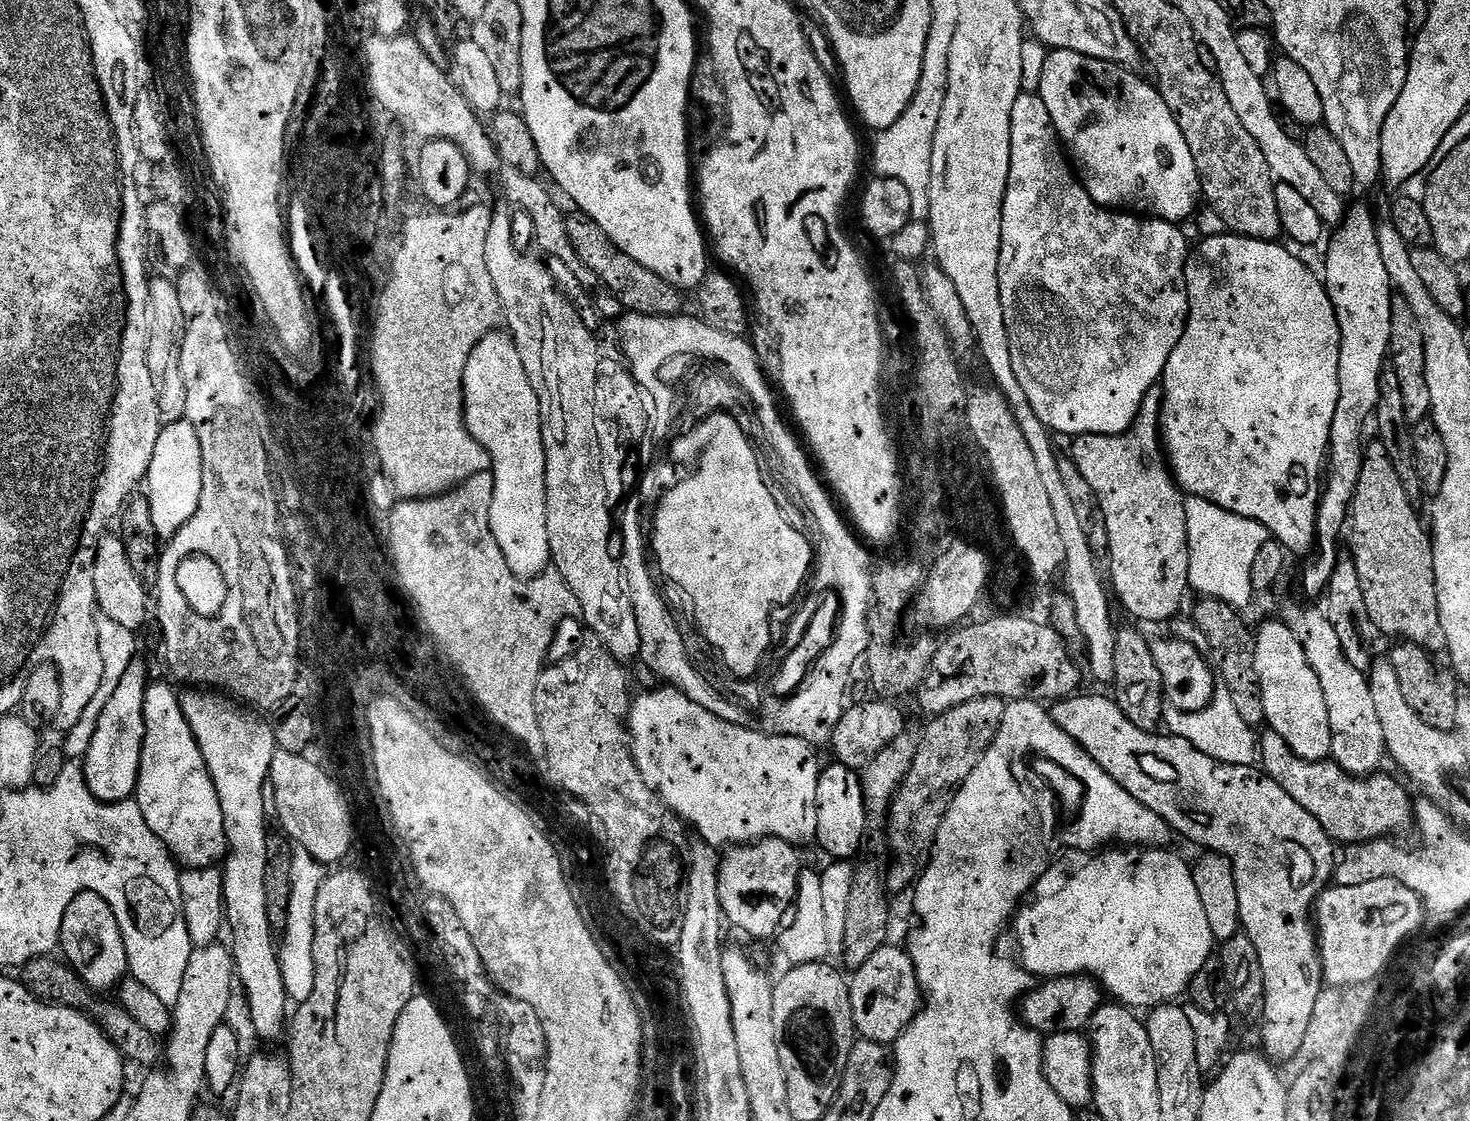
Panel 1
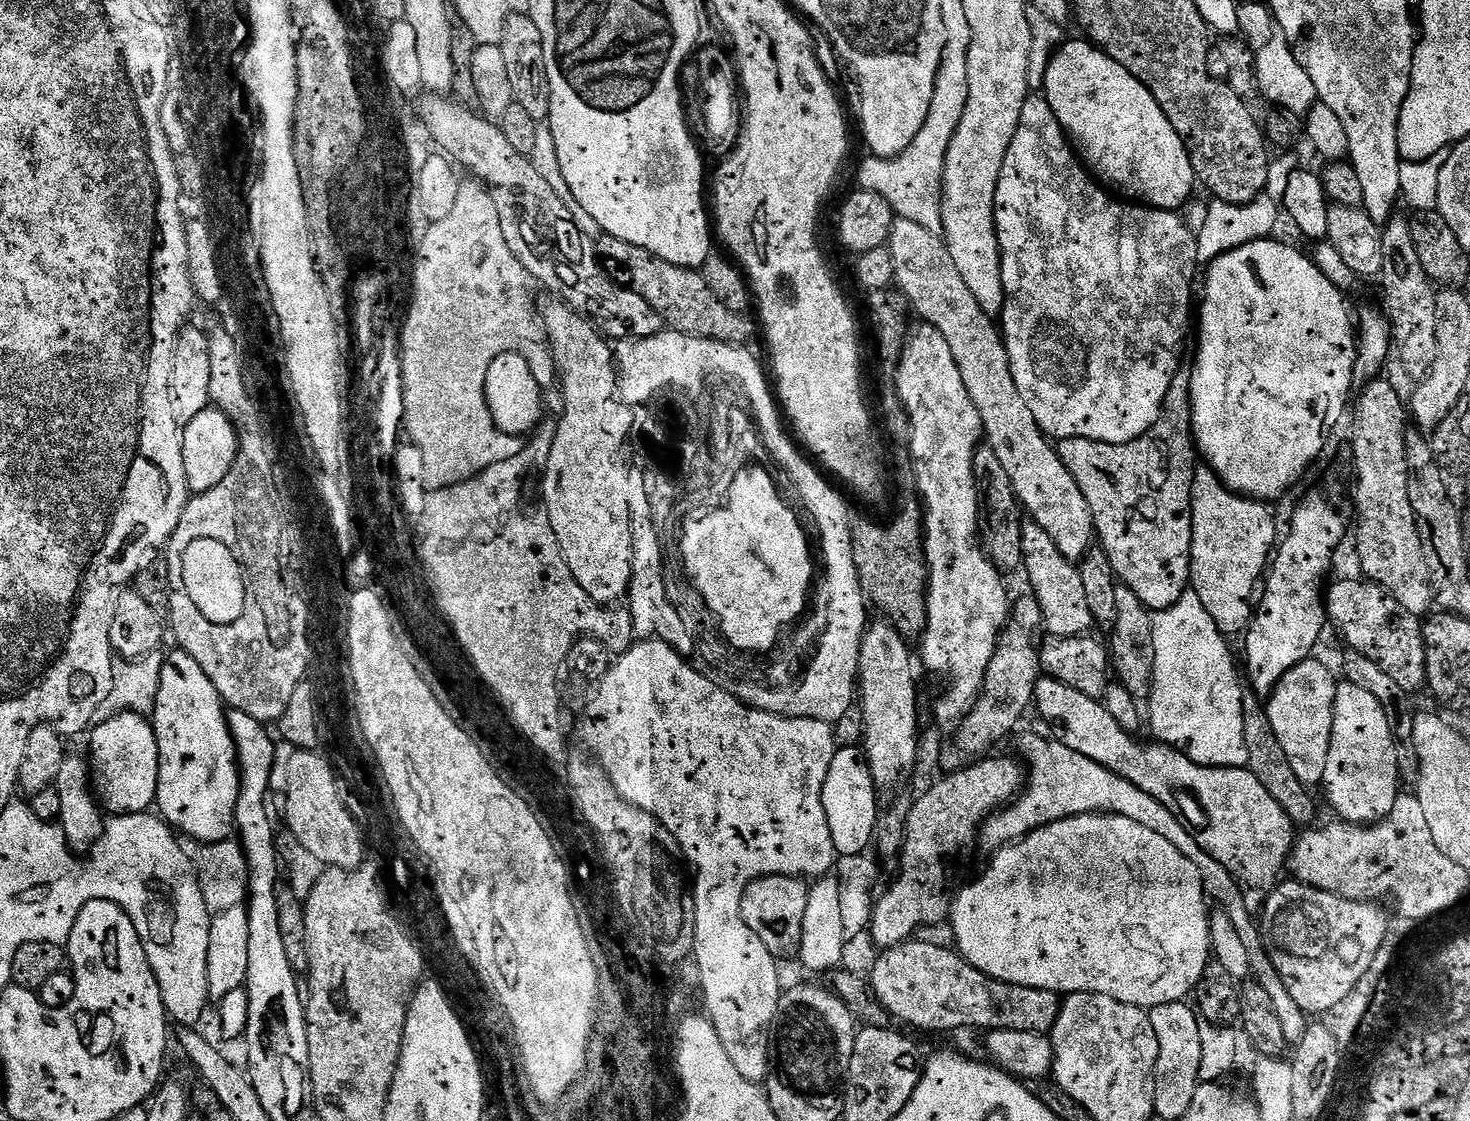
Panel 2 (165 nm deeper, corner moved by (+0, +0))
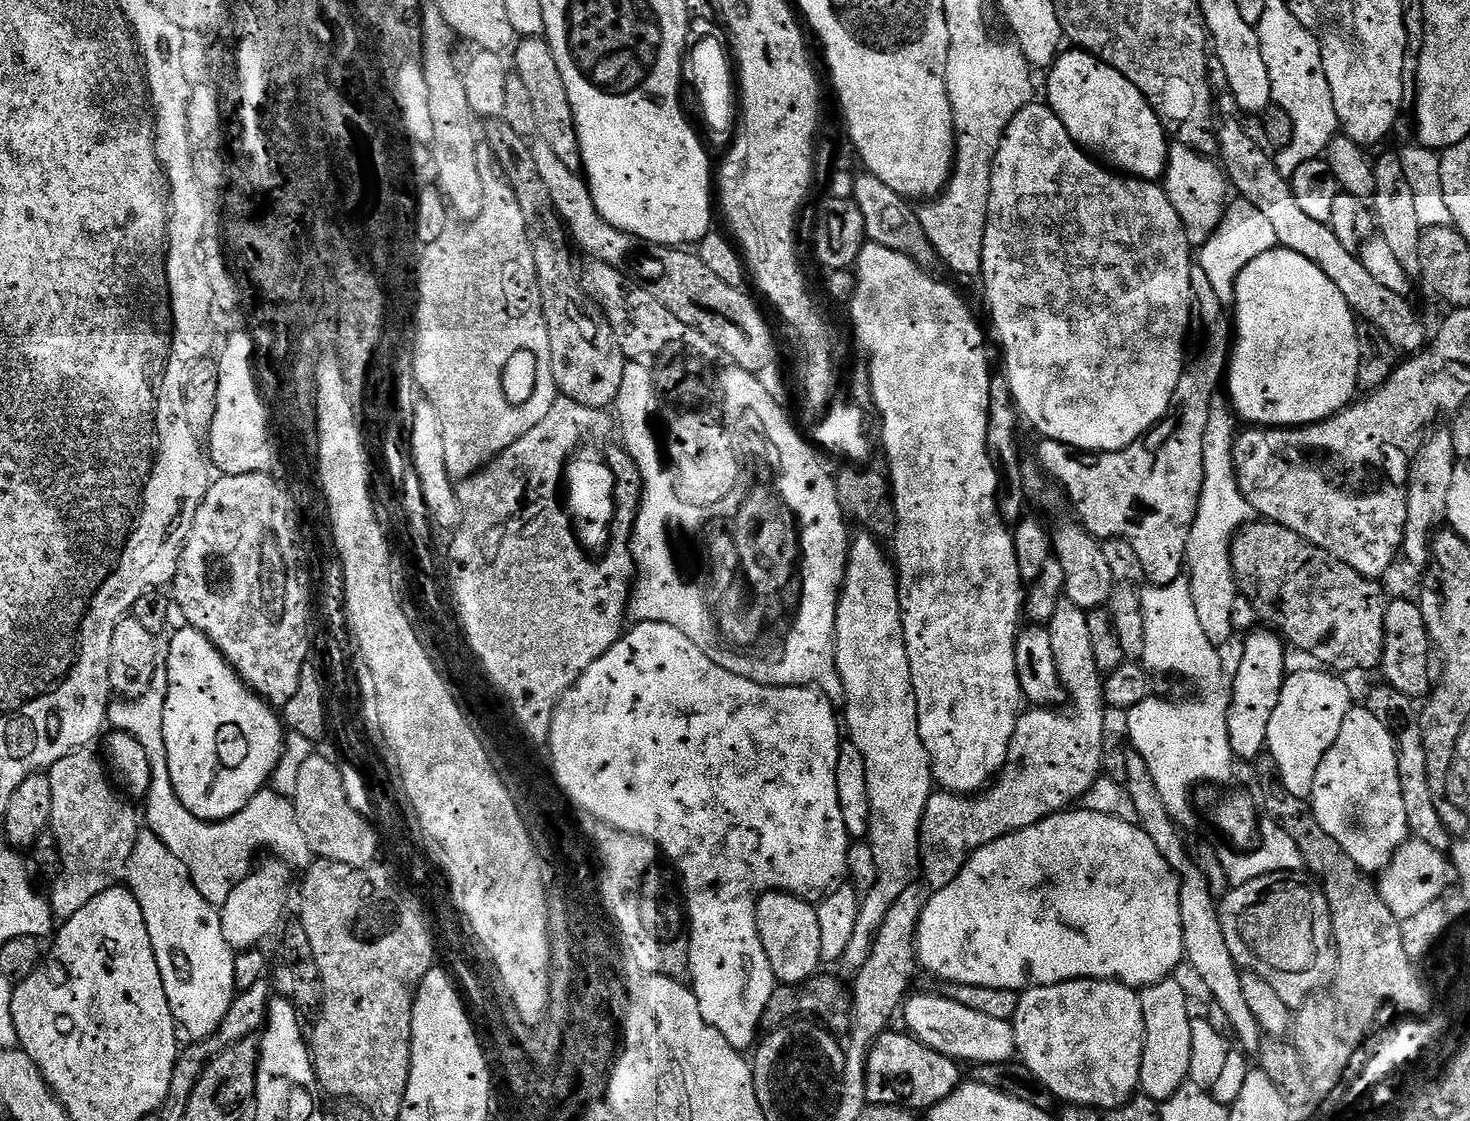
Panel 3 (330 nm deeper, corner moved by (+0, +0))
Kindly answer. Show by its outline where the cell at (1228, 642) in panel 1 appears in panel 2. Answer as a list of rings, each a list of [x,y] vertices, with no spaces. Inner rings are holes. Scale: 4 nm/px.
[[[1248,690],[1244,693],[1242,702],[1242,730],[1246,738],[1246,754],[1248,755],[1247,769],[1270,790],[1274,802],[1286,810],[1293,825],[1308,826],[1316,816],[1316,800],[1302,782],[1298,782],[1298,774],[1294,774],[1294,766],[1290,766],[1290,758],[1286,758],[1286,750],[1282,750],[1282,742],[1278,742],[1278,734],[1274,734],[1274,726],[1270,726],[1268,709],[1265,701],[1255,692]]]

